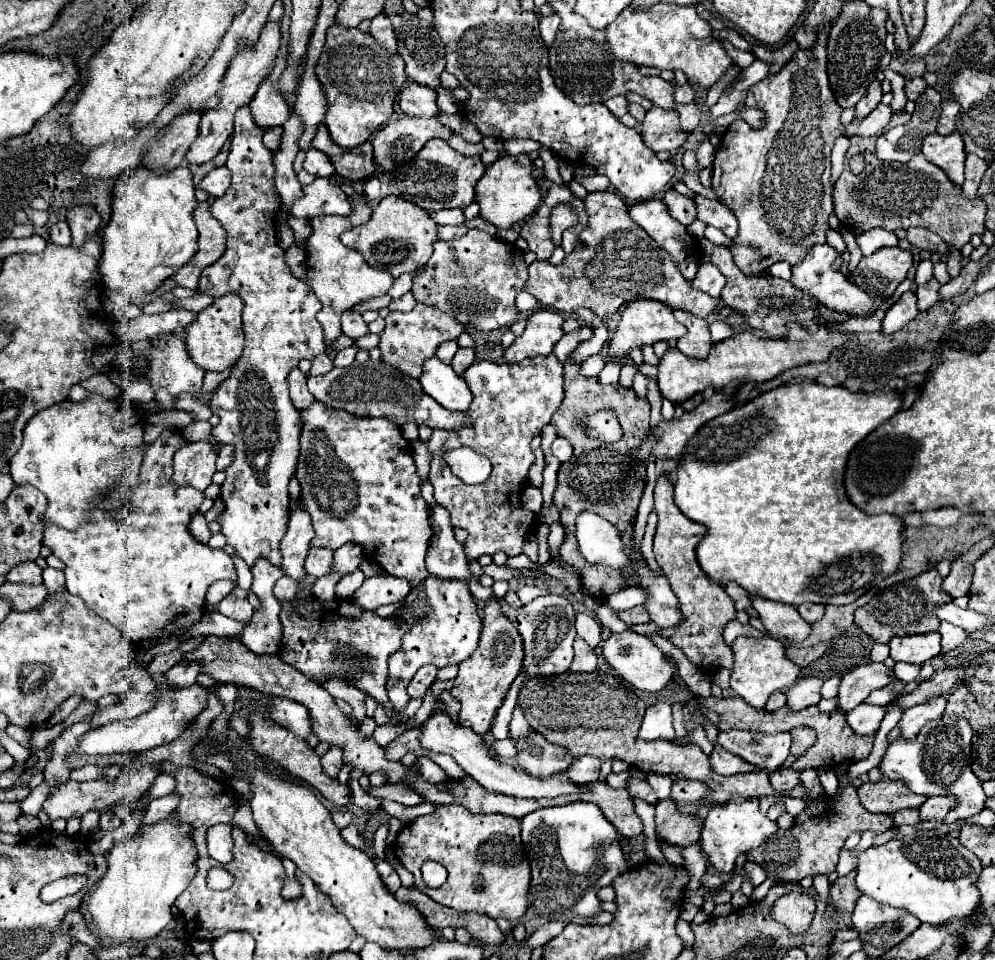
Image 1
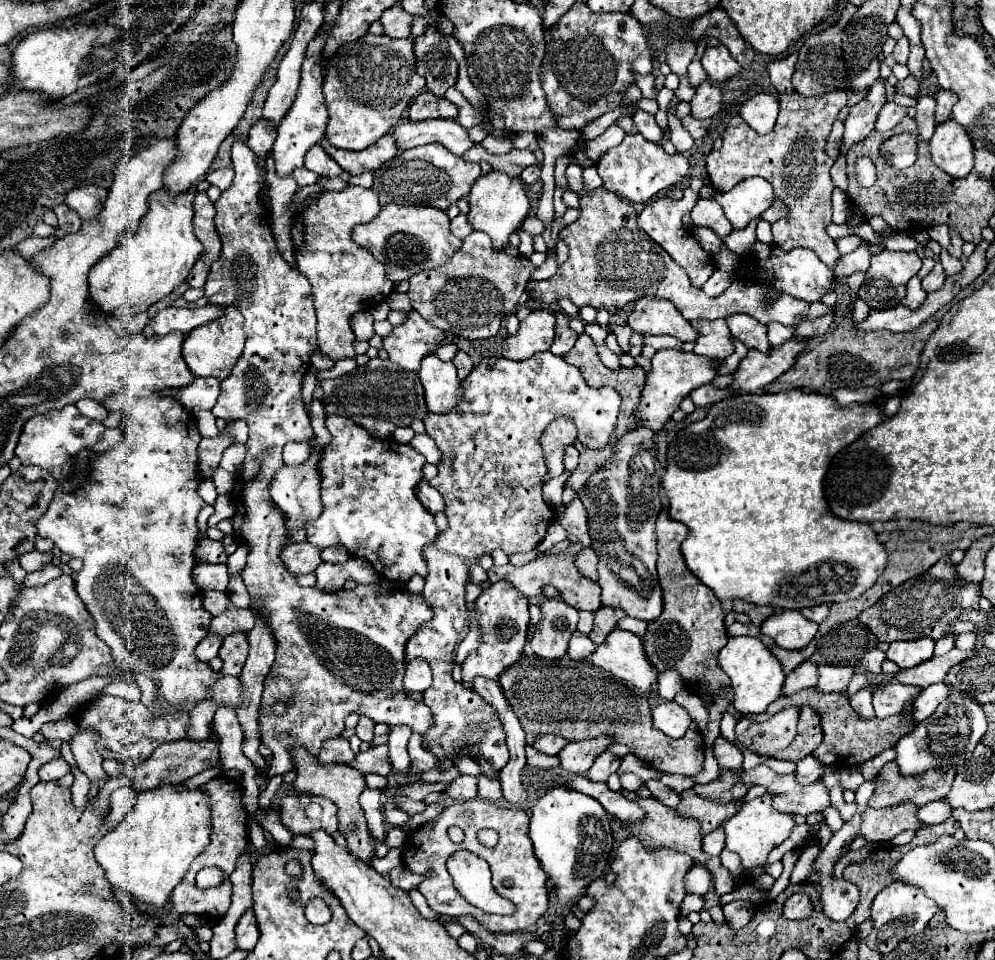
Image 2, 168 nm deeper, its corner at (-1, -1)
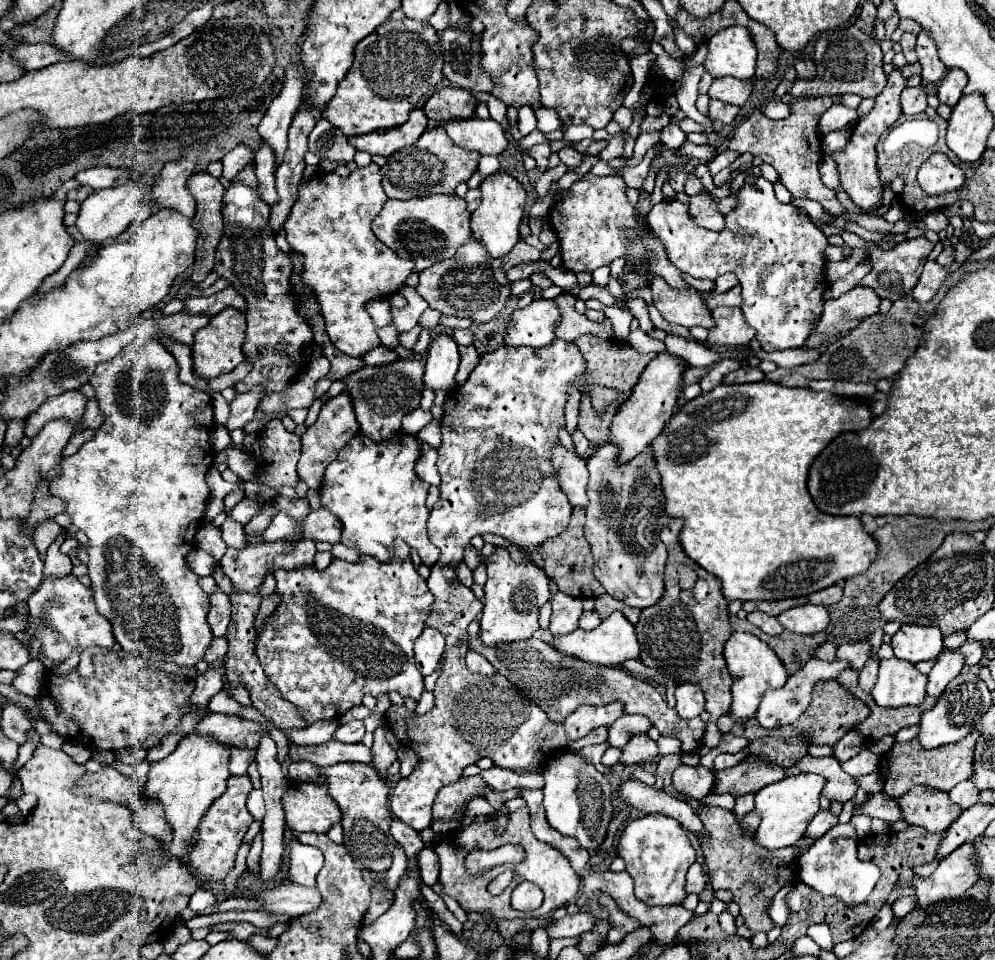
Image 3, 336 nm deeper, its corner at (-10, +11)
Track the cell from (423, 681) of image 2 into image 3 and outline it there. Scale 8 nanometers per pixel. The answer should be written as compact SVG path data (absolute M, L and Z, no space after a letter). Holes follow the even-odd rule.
M426 627L422 635L416 639L414 645L414 659L418 665L418 671L426 677L436 671L440 665L440 657L444 653L444 637L436 629Z

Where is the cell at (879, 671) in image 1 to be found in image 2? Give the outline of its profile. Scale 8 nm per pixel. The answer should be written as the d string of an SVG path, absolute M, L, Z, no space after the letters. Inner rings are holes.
M953 647L949 653L941 655L941 657L933 657L913 669L905 669L905 671L899 671L899 675L895 677L897 681L905 683L905 685L919 685L919 687L925 687L925 685L931 685L931 683L939 683L947 677L949 669L973 655L977 655L979 649L971 649L971 651L961 651L957 647Z

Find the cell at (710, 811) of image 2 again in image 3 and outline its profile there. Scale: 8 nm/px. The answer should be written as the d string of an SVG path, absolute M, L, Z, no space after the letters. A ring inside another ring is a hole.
M742 761L736 767L714 771L714 795L730 793L734 799L746 793L758 793L762 787L784 779L786 773L782 767L772 767L770 763L762 761Z

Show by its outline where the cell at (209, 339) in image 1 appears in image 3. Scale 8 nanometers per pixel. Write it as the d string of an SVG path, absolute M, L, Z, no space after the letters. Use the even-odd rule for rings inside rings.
M226 307L222 309L218 315L214 315L210 319L210 323L202 329L198 329L198 333L194 333L194 345L192 345L192 361L194 361L194 371L204 377L218 377L222 373L232 371L234 367L238 367L244 357L242 357L242 345L246 343L246 317L242 311L234 309L234 307Z

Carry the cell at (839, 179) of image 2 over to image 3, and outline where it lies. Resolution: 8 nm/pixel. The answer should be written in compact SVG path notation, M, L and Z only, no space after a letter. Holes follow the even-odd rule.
M894 67L894 71L888 75L888 83L884 87L884 91L874 99L874 107L870 109L868 115L864 115L862 119L856 121L856 127L852 131L850 143L846 145L846 149L832 153L834 161L838 163L840 169L840 183L844 187L844 191L850 195L850 199L862 207L866 213L870 213L872 209L880 207L882 203L882 183L878 181L878 169L876 169L876 143L880 139L880 135L892 127L898 117L902 115L900 111L900 93L906 87L906 79L902 75L902 71L898 67Z

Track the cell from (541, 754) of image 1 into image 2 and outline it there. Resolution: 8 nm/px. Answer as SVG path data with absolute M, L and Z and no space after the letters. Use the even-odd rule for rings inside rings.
M601 735L601 737L595 737L595 739L587 739L587 741L573 741L567 747L563 747L563 751L559 753L561 767L565 771L569 771L569 773L585 775L591 769L593 761L601 753L605 753L611 743L615 743L615 741L611 737L607 737L607 735Z

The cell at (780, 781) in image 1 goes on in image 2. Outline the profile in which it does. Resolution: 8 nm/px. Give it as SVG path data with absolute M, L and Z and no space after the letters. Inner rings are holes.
M809 755L809 757L805 757L805 759L801 759L801 761L797 763L797 771L795 771L795 775L797 775L797 781L799 781L799 783L809 785L811 781L821 779L823 769L825 769L825 765L819 763L813 755Z

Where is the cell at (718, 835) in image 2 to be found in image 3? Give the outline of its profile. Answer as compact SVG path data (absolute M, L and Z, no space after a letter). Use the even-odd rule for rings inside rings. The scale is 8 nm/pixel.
M750 793L750 795L742 795L742 797L738 797L738 799L736 799L736 805L734 805L732 813L736 815L736 819L738 819L738 821L742 821L742 819L744 819L744 815L746 815L746 813L750 813L752 809L754 809L754 795Z

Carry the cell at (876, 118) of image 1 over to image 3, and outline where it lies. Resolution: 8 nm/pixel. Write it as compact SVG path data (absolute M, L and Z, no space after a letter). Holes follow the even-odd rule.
M912 87L904 89L900 95L900 105L904 115L918 115L926 109L926 93L924 87Z

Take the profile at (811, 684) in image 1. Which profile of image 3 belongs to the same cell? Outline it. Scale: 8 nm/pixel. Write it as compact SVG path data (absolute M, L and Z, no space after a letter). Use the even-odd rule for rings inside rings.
M862 641L862 643L844 643L844 645L838 647L838 659L848 661L850 669L862 671L868 657L870 657L868 651L870 651L870 645L866 641Z

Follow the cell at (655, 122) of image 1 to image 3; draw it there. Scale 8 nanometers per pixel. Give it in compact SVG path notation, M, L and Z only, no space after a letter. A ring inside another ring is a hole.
M710 101L710 107L708 107L710 119L716 119L716 121L728 125L736 117L736 113L738 113L738 107L732 107L732 105L722 103L722 101Z

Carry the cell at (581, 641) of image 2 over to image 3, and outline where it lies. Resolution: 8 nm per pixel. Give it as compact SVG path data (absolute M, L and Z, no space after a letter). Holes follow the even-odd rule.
M584 611L584 613L582 613L582 617L580 617L580 627L582 627L584 631L592 631L592 629L596 629L598 625L600 625L600 617L598 617L596 611Z

